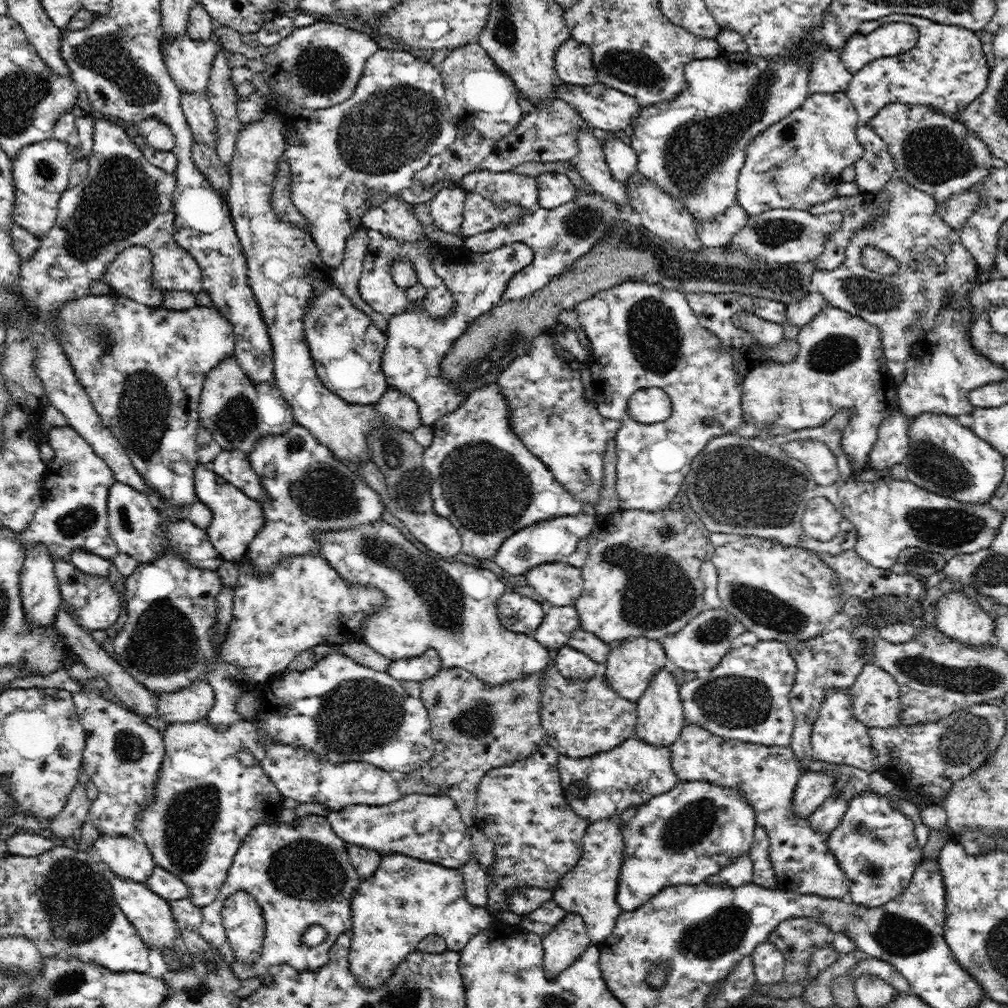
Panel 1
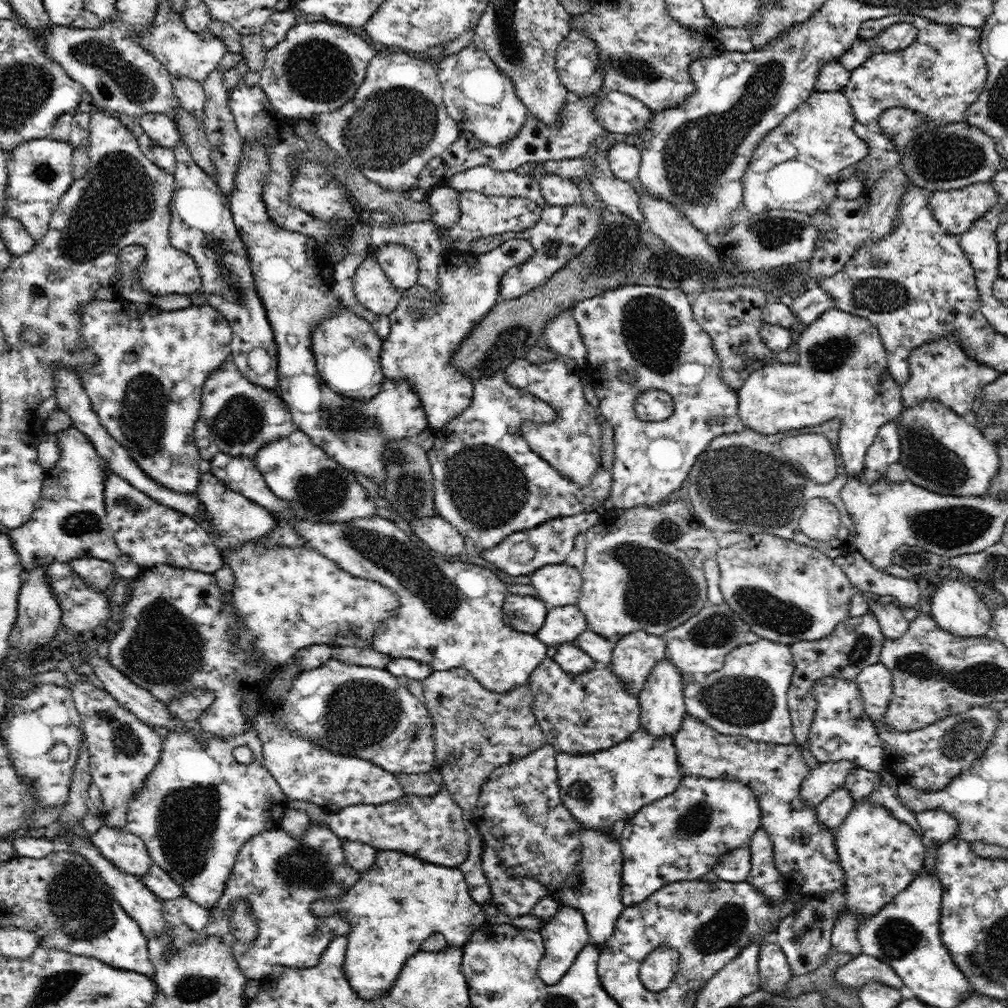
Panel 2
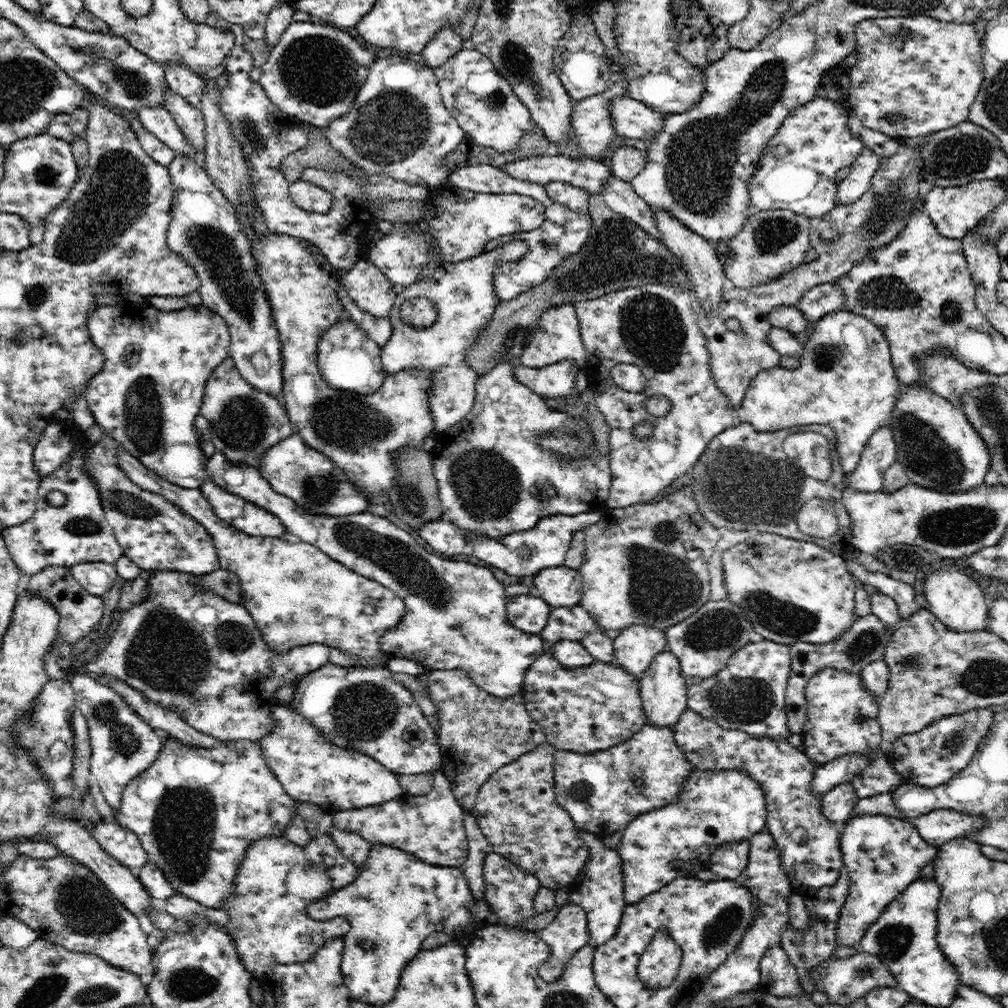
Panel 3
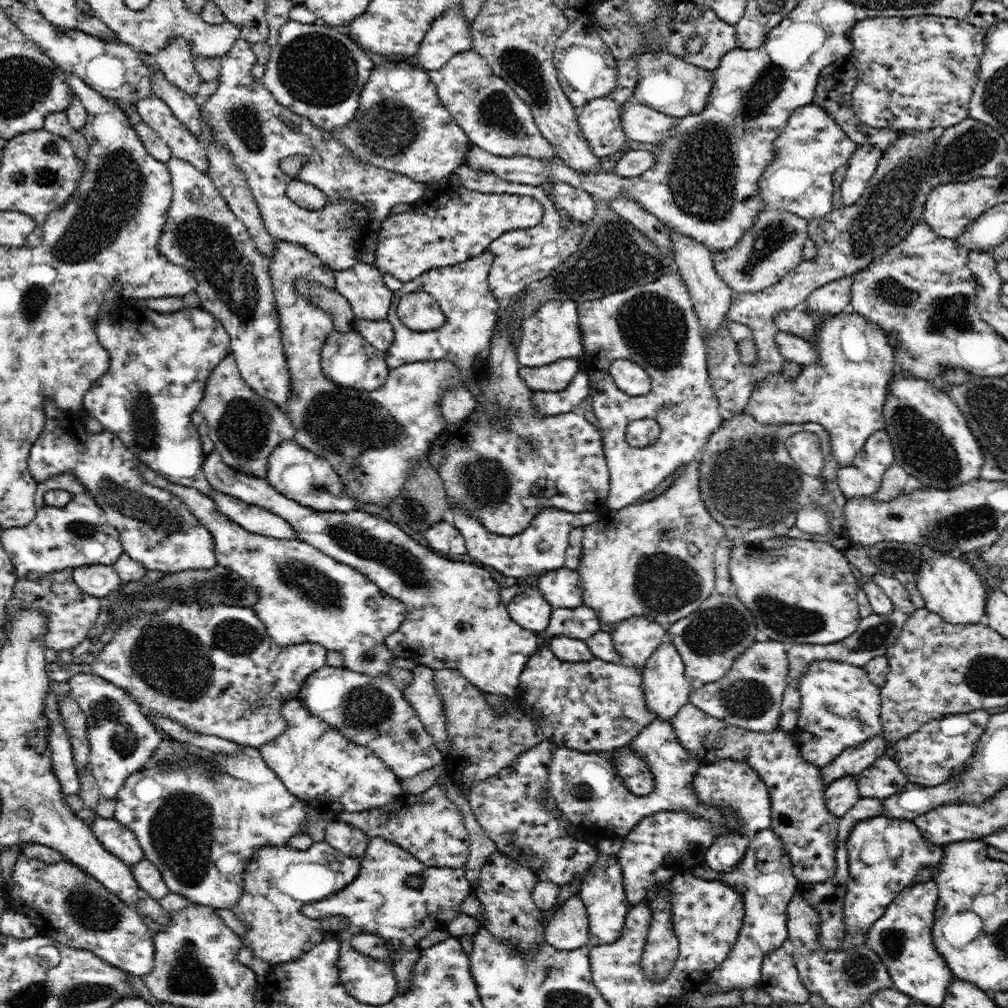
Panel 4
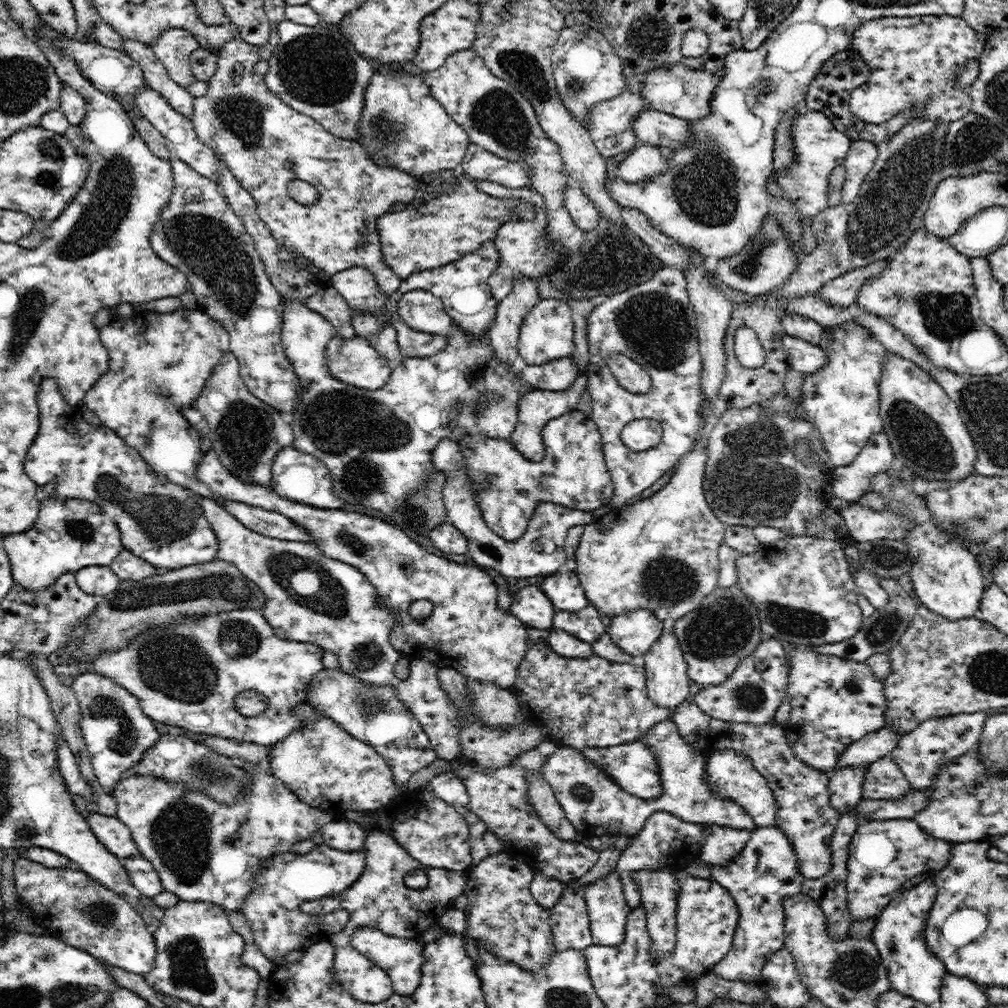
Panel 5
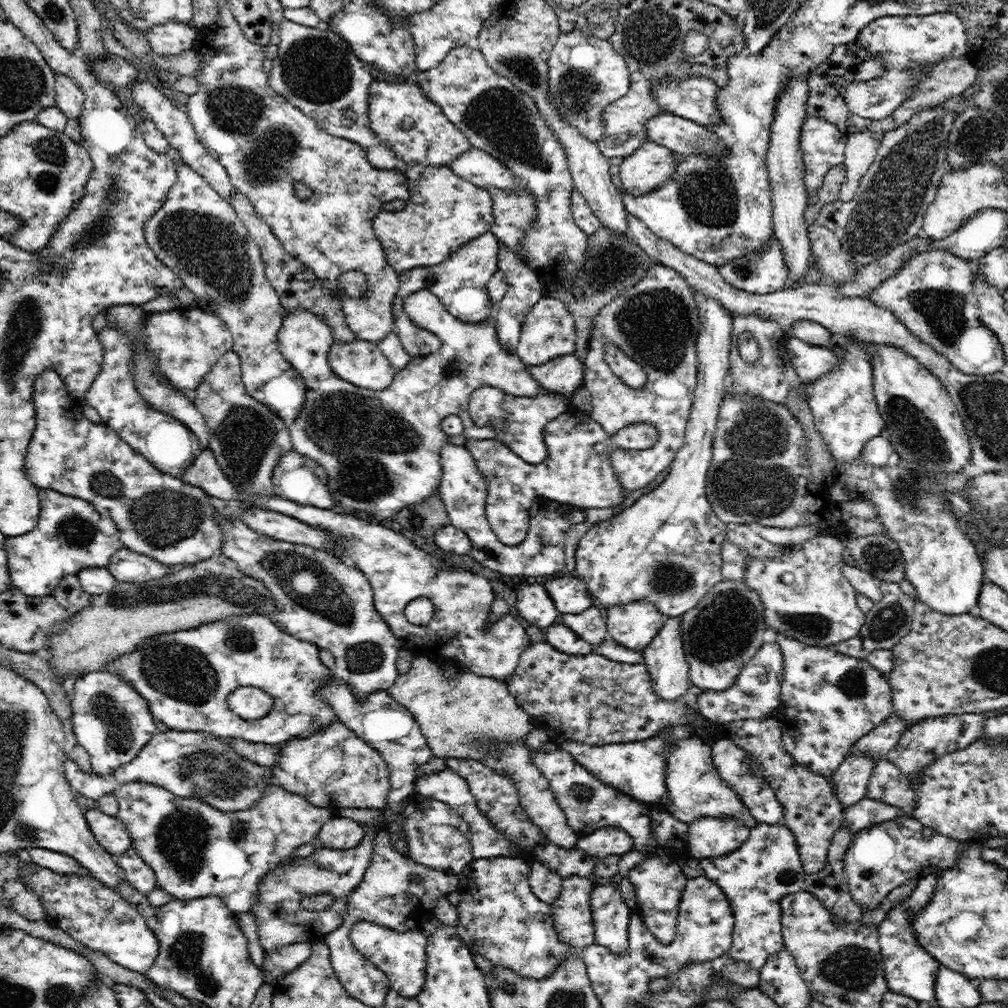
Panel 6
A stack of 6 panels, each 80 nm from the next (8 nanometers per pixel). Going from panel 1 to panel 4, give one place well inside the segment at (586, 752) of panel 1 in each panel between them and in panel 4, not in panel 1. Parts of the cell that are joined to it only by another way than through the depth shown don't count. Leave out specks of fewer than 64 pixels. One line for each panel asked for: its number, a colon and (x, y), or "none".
2: (580, 714)
3: (592, 708)
4: (591, 706)

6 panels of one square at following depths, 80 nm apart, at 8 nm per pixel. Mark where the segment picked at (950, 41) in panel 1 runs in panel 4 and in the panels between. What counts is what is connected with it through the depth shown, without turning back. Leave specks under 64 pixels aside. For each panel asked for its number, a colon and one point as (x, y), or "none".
2: (942, 72)
3: (931, 77)
4: (916, 73)

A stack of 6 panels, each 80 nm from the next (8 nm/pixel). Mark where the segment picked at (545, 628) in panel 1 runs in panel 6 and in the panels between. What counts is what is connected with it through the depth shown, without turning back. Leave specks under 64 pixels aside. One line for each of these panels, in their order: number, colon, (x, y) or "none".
2: (563, 624)
3: (574, 622)
4: (581, 622)
5: (587, 624)
6: (591, 625)

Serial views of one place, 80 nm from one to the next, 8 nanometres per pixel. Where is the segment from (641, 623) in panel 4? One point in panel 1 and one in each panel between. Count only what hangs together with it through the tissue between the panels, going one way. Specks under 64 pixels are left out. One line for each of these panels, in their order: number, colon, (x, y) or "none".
1: (630, 666)
2: (634, 655)
3: (635, 646)

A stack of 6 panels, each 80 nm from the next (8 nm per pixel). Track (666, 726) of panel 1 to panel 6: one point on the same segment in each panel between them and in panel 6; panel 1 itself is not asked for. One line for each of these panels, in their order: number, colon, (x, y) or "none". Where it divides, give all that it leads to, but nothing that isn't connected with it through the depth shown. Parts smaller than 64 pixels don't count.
2: (662, 705)
3: (663, 690)
4: (666, 687)
5: (667, 683)
6: (668, 668)

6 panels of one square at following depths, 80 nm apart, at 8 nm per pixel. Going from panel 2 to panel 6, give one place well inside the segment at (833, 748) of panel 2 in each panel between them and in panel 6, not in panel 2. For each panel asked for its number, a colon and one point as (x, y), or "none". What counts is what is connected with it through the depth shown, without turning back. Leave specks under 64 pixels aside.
3: (842, 716)
4: (840, 708)
5: (835, 702)
6: (831, 700)

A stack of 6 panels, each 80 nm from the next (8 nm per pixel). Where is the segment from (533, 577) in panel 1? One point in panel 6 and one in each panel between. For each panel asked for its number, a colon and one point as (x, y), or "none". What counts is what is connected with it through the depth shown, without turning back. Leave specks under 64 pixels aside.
2: (557, 585)
3: (561, 586)
4: (562, 588)
5: (563, 588)
6: (570, 595)

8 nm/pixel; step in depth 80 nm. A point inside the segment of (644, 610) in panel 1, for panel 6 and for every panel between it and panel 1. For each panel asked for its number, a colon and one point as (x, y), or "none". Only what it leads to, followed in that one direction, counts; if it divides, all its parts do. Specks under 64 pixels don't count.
2: (643, 570)
3: (646, 564)
4: (655, 559)
5: (660, 553)
6: (665, 549)

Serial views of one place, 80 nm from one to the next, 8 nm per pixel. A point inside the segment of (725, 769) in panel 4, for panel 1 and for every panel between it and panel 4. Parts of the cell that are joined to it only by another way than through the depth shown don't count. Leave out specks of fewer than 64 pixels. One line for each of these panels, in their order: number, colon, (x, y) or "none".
1: (682, 836)
2: (681, 837)
3: (715, 807)

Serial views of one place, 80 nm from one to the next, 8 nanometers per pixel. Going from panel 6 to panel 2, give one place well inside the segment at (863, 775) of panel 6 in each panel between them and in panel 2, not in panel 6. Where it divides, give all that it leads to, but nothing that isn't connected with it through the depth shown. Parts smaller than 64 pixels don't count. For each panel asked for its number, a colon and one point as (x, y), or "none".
2: (831, 812)
3: (837, 804)
4: (842, 794)
5: (846, 784)

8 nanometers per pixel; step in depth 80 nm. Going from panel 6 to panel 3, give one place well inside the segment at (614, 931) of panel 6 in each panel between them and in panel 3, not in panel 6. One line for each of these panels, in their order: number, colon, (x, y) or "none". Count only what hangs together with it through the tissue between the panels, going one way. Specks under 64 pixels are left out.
3: (599, 889)
4: (603, 892)
5: (607, 908)

